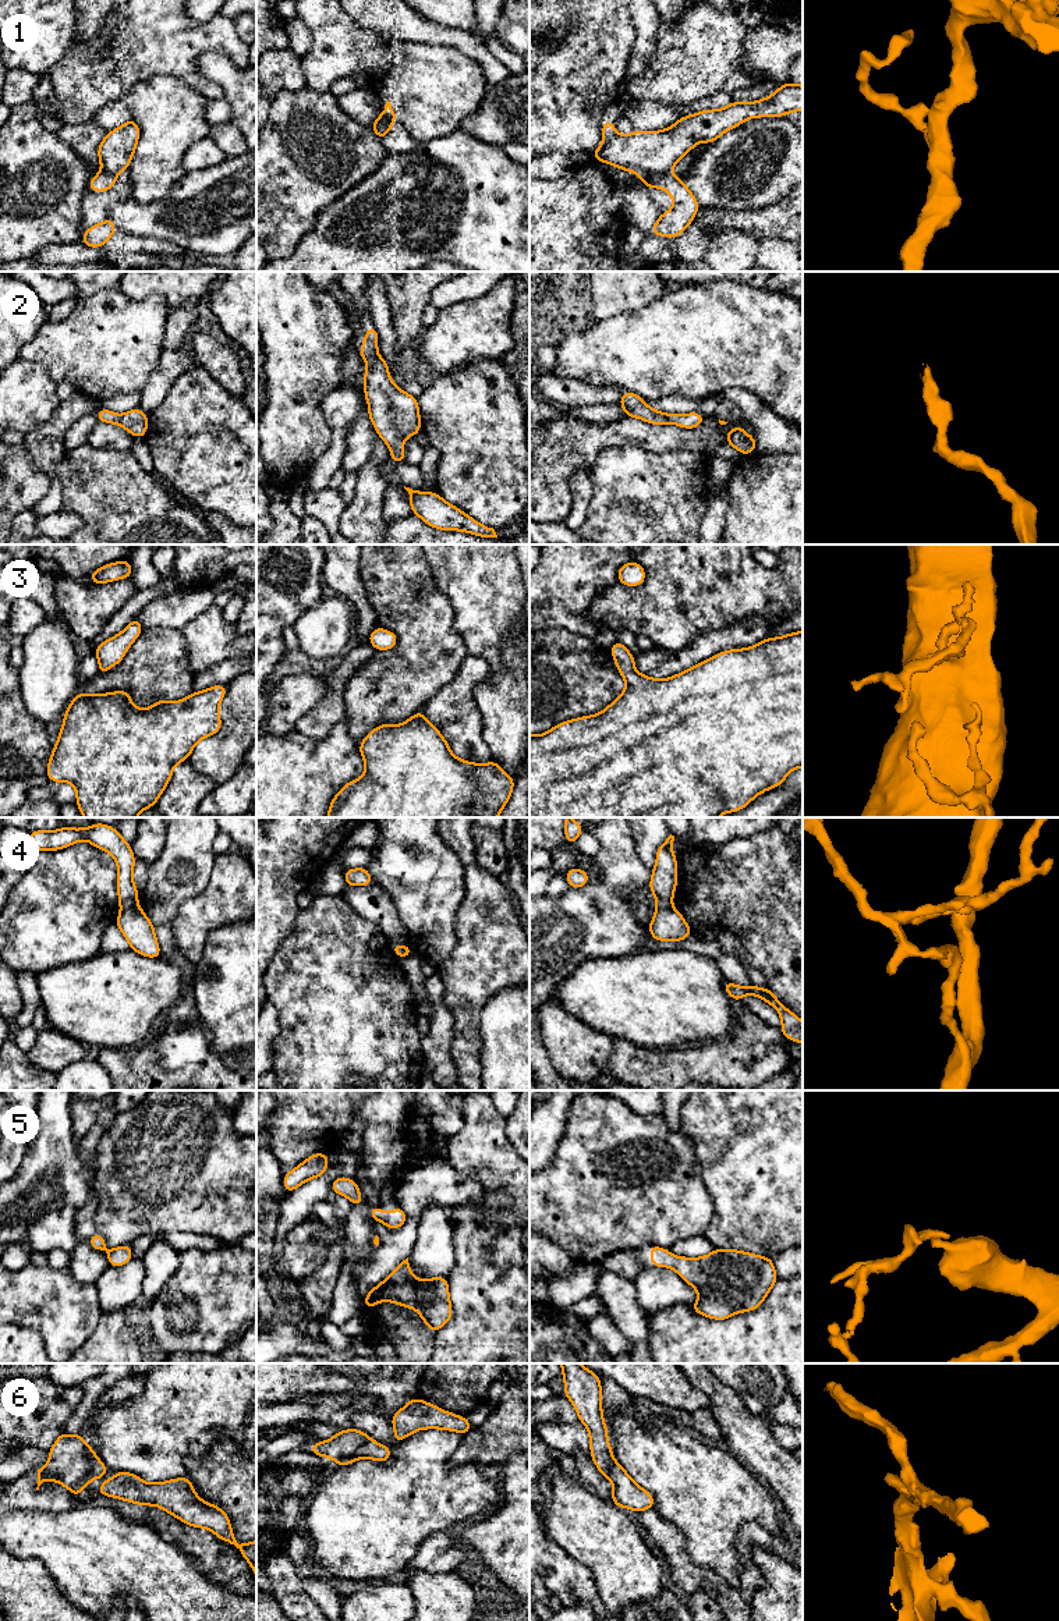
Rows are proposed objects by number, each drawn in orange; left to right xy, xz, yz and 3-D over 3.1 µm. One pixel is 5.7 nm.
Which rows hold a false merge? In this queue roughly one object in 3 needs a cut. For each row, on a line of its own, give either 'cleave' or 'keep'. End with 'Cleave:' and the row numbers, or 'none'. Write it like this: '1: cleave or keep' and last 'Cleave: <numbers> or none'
1: cleave
2: keep
3: keep
4: cleave
5: keep
6: cleave
Cleave: 1, 4, 6

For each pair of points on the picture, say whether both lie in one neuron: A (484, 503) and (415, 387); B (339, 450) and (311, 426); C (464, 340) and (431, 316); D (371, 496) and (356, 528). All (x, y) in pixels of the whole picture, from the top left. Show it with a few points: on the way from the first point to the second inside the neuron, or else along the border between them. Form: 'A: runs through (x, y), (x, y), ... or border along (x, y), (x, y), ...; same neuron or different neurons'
A: border along (425, 387), (417, 397); different neurons
B: border along (321, 410), (330, 433), (330, 442), (311, 470); different neurons
C: border along (439, 309), (438, 318), (425, 327); different neurons
D: runs through (369, 504), (362, 520); same neuron

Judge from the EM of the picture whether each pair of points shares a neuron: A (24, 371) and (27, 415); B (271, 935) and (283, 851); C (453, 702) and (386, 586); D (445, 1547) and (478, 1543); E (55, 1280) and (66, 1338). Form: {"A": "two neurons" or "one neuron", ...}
{"A": "one neuron", "B": "one neuron", "C": "two neurons", "D": "two neurons", "E": "one neuron"}

